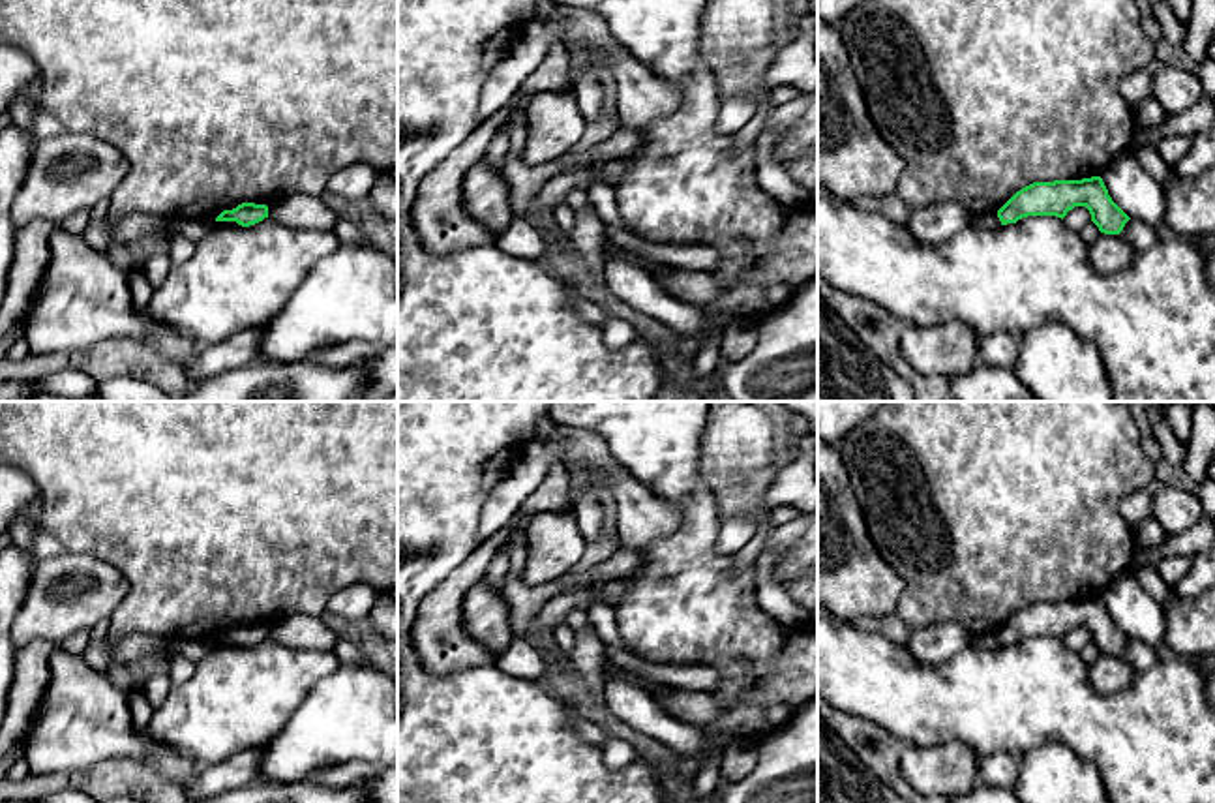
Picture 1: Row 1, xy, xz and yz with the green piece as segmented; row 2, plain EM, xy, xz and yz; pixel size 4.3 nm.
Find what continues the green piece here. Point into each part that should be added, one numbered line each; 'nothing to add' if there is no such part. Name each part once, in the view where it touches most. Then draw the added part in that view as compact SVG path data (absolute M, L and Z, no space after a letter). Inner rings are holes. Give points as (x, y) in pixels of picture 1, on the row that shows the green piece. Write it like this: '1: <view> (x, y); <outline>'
nothing to add

